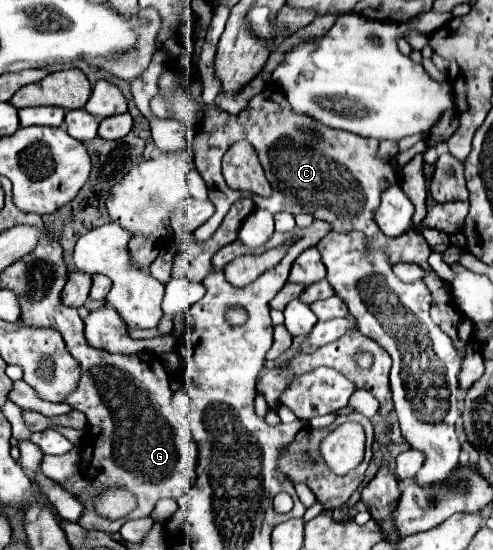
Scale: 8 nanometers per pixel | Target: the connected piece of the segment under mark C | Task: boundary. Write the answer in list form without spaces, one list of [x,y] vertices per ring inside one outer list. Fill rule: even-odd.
[[[269,82],[269,86],[261,94],[253,96],[247,108],[241,110],[239,114],[229,114],[217,106],[205,104],[201,130],[193,138],[191,148],[195,152],[197,172],[207,184],[209,200],[215,204],[215,214],[201,228],[197,228],[195,238],[199,240],[209,238],[221,224],[227,210],[233,206],[235,192],[227,188],[221,176],[221,158],[229,150],[231,144],[235,144],[237,140],[247,140],[257,150],[265,176],[271,180],[271,186],[273,186],[273,196],[269,198],[255,196],[257,208],[263,208],[273,214],[281,210],[287,210],[291,214],[307,212],[313,218],[327,220],[335,232],[363,232],[367,250],[379,248],[381,252],[389,256],[391,264],[399,264],[399,262],[419,264],[427,272],[423,282],[433,292],[431,310],[435,312],[431,314],[431,318],[453,340],[455,350],[459,352],[459,358],[463,360],[465,348],[471,344],[469,340],[473,336],[475,324],[471,324],[467,316],[461,316],[459,308],[455,308],[451,286],[443,282],[427,264],[427,258],[431,254],[429,244],[425,242],[421,234],[415,234],[415,232],[385,240],[385,234],[377,228],[373,220],[373,212],[379,206],[381,192],[387,186],[397,184],[397,174],[393,172],[389,162],[375,158],[379,142],[373,138],[363,138],[363,136],[343,132],[343,130],[333,130],[327,126],[325,126],[325,140],[313,140],[313,138],[305,138],[305,134],[301,132],[305,124],[311,124],[313,130],[321,128],[321,124],[317,124],[309,116],[295,114],[293,108],[287,104],[287,98],[283,96],[283,92],[275,88],[275,82]],[[265,120],[271,120],[271,124]]]

